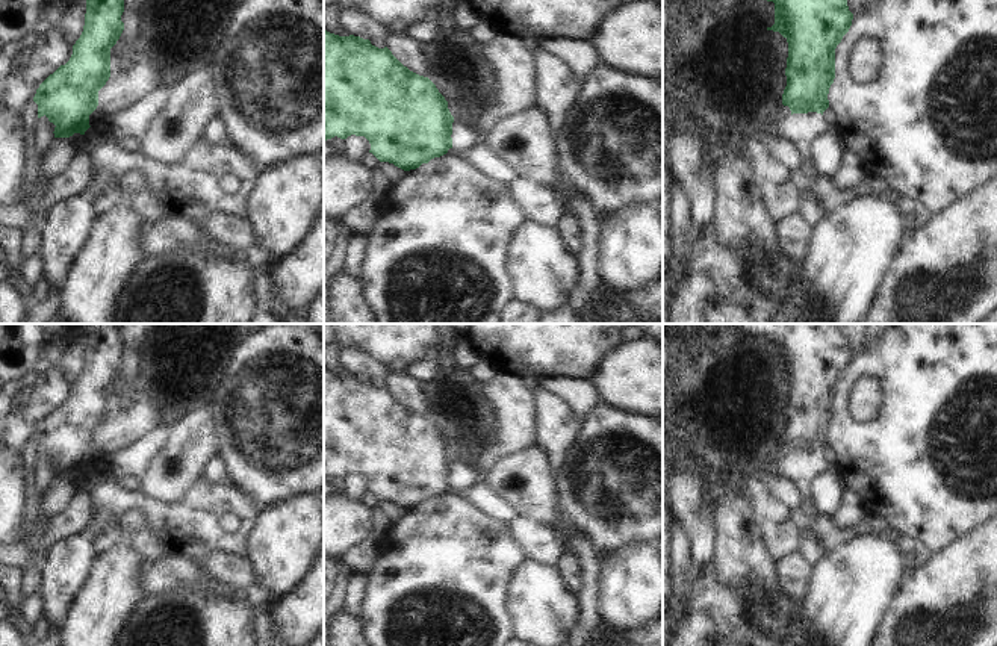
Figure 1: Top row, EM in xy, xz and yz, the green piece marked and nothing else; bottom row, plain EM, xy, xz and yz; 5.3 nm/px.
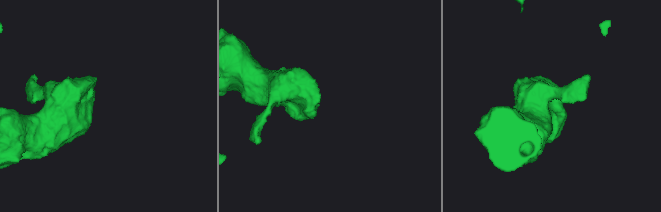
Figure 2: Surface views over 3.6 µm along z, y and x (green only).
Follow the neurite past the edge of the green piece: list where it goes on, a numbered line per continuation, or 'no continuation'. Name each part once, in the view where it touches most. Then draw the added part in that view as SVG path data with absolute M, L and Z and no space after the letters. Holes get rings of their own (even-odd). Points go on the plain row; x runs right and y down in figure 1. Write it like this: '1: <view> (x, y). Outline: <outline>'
no continuation.

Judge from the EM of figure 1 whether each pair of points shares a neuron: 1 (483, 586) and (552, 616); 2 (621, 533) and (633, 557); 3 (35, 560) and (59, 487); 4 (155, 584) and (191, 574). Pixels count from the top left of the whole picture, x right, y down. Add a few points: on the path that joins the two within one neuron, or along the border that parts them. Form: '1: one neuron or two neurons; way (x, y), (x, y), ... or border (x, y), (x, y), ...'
1: two neurons; border (522, 563), (509, 587), (513, 630)
2: two neurons; border (646, 542), (624, 545), (607, 554)
3: two neurons; border (52, 481), (44, 500), (44, 513), (49, 518)
4: one neuron; way (164, 575), (182, 574)

